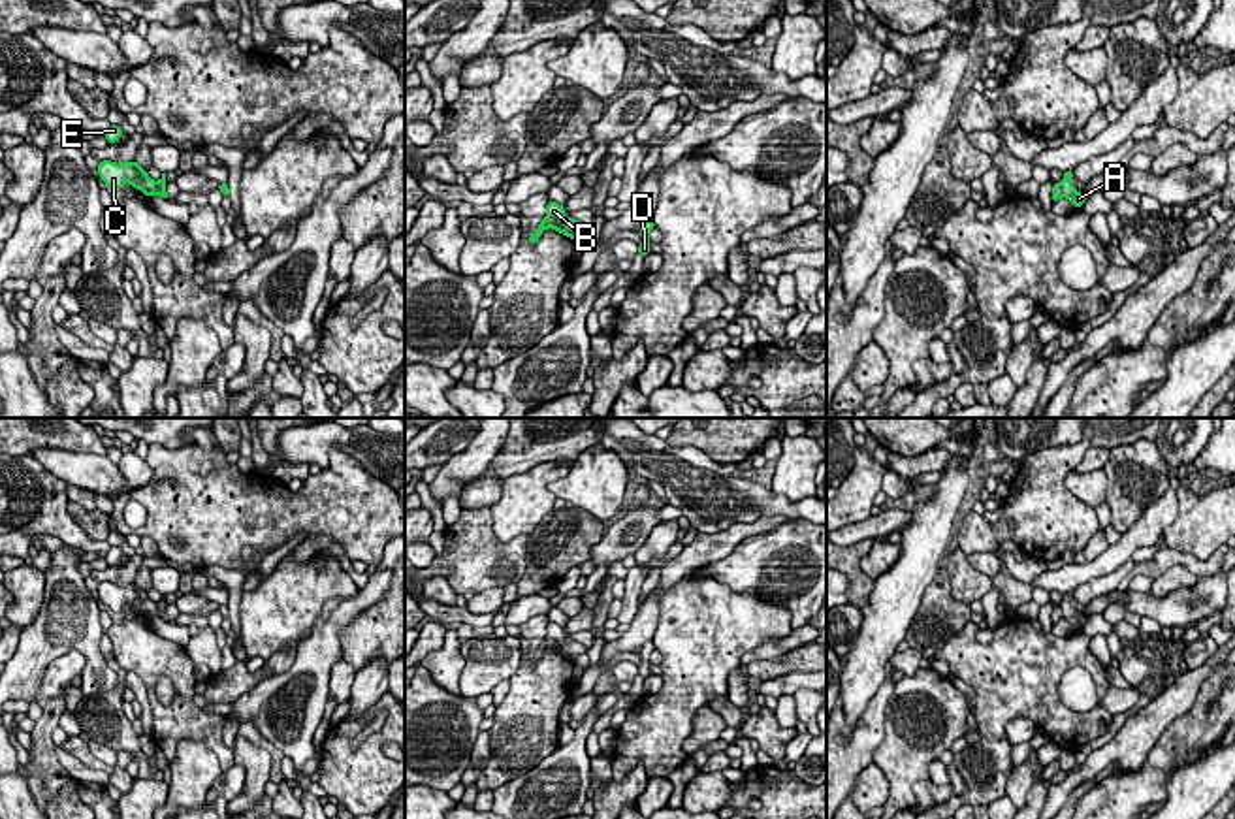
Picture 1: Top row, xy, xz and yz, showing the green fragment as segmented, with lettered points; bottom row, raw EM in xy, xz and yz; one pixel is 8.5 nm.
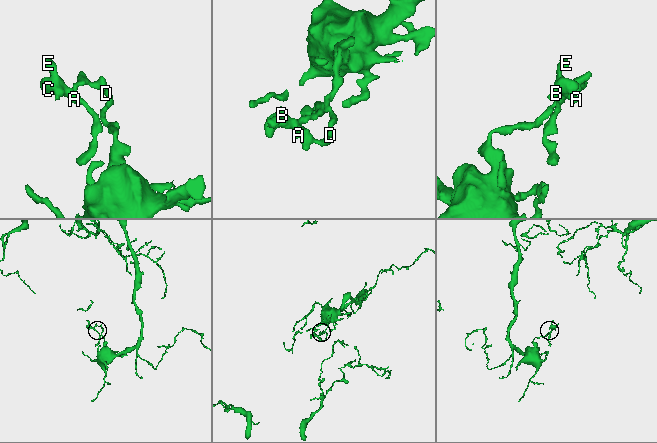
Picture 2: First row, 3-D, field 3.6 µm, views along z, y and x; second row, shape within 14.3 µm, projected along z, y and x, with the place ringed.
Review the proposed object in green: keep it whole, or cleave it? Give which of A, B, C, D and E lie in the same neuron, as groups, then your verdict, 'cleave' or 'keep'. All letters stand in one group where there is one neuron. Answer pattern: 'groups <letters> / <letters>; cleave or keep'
groups A D / B C E; cleave

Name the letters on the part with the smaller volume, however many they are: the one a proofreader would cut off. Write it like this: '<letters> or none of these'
B, C, E

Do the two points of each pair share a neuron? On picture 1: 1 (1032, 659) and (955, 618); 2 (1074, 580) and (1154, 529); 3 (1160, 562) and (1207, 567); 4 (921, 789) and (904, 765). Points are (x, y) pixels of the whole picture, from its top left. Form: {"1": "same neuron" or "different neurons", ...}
{"1": "different neurons", "2": "same neuron", "3": "same neuron", "4": "different neurons"}

